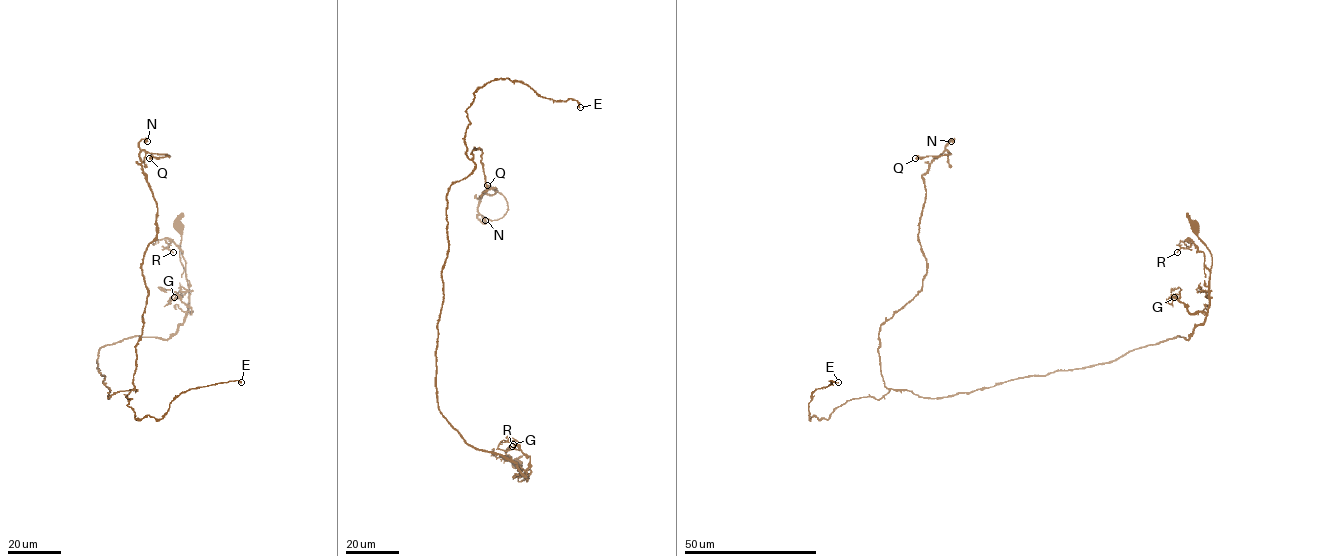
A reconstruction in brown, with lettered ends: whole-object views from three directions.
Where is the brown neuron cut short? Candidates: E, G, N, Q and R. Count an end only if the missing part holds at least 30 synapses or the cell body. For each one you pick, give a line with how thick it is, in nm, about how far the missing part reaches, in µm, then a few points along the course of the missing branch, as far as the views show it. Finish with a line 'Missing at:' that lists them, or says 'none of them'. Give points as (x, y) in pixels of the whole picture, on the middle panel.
E: Thickness 190 nm. Missing length about 60 µm. Course of what is missing: (580, 107), (602, 115), (617, 108), (633, 109), (622, 123), (626, 137), (636, 143)
Missing at: E

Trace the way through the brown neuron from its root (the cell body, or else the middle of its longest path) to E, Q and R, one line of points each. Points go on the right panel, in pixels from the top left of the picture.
E: (1195, 224), (1212, 260), (1209, 306), (1187, 339), (947, 397), (891, 389), (810, 419), (811, 395), (838, 382)
Q: (1195, 224), (1187, 339), (919, 397), (878, 350), (951, 154), (915, 158)
R: (1195, 224), (1198, 238), (1211, 254), (1211, 268), (1205, 266), (1204, 254), (1189, 239), (1190, 245), (1177, 252)

